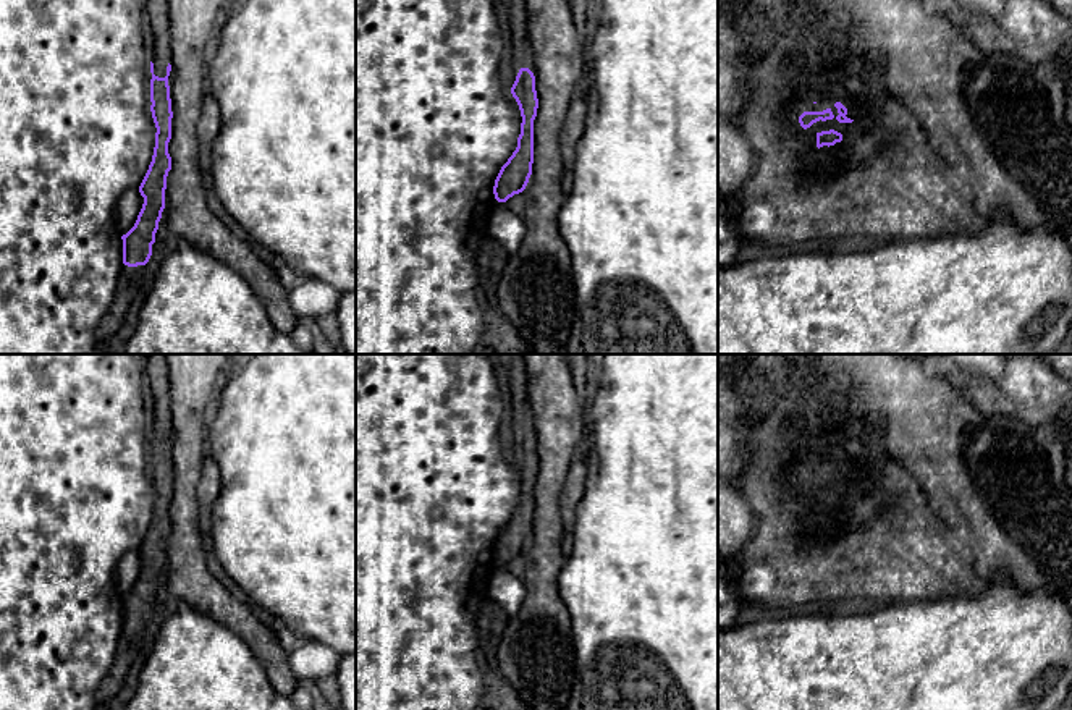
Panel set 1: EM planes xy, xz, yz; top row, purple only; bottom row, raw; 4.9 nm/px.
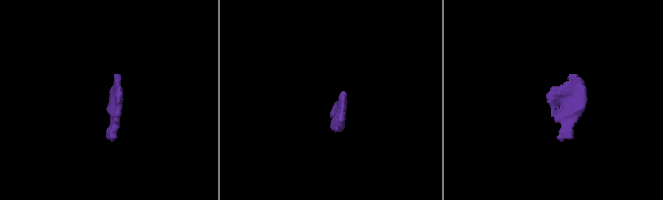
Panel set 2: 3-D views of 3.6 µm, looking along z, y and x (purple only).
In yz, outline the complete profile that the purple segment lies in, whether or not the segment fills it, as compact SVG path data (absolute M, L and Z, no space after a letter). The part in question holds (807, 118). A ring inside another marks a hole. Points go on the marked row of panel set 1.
M826 108L823 112L804 112L800 116L799 116L799 123L804 129L810 128L813 123L817 121L826 121L826 120L833 120L834 115L831 112L831 108Z

